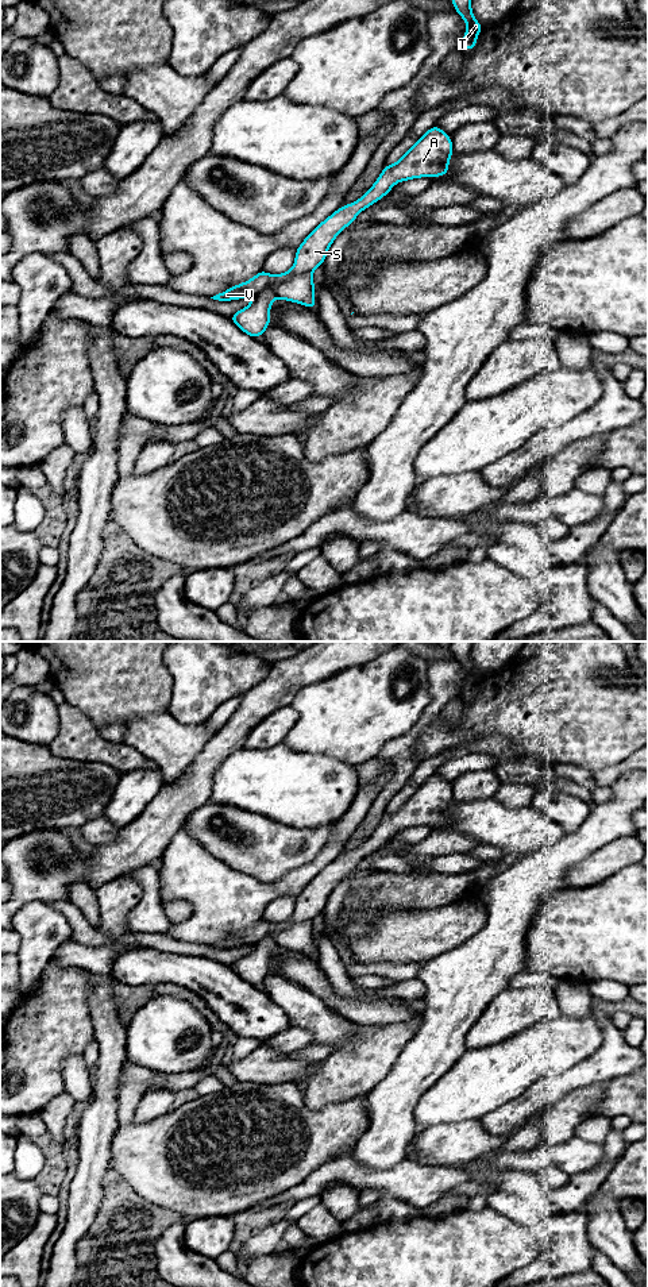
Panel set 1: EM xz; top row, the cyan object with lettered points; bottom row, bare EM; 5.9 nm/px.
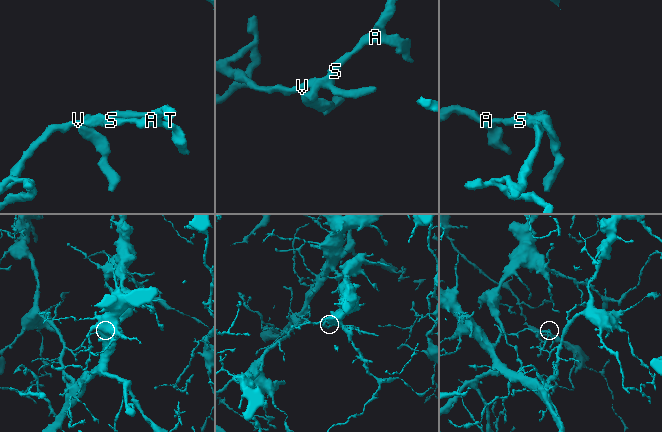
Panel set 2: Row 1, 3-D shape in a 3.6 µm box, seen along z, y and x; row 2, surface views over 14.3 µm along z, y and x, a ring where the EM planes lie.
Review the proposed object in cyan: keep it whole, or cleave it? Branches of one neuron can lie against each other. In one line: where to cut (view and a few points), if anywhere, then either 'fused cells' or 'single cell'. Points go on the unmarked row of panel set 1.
cut in xz along (311, 920), (293, 923), (278, 931), (273, 925); fused cells

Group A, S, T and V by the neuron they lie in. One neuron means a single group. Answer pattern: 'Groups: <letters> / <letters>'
Groups: A S T / V

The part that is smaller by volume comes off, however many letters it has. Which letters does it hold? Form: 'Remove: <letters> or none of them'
Remove: V

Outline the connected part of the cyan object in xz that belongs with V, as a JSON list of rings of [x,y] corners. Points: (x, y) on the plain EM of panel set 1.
[[[263,917],[254,926],[235,933],[211,947],[232,949],[247,944],[254,945],[261,939],[270,935],[275,937],[277,945],[282,948],[304,952],[308,957],[317,955],[312,921],[297,922],[278,932],[274,924],[266,921]]]

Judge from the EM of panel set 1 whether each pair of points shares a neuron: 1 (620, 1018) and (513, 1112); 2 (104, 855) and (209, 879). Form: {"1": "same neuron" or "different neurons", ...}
{"1": "different neurons", "2": "different neurons"}

